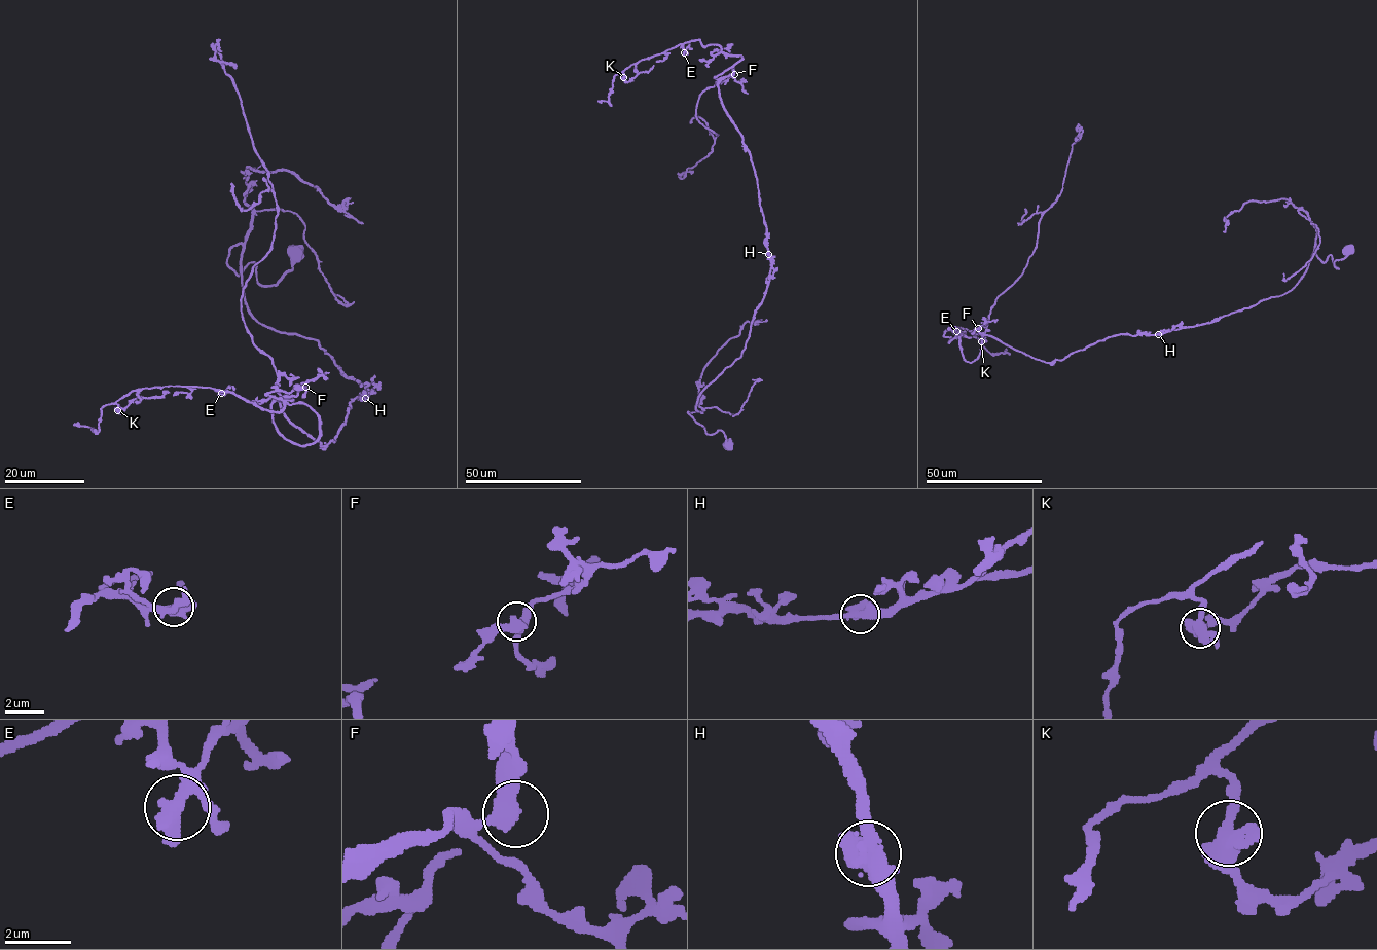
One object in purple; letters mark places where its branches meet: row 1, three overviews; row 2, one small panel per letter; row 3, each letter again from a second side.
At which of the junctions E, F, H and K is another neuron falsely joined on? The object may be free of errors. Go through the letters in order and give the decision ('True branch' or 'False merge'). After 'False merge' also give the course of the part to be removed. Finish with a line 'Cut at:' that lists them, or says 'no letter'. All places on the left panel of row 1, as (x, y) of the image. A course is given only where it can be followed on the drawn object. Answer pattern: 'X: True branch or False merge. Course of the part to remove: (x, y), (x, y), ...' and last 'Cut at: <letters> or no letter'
E: True branch
F: True branch
H: True branch
K: True branch
Cut at: no letter

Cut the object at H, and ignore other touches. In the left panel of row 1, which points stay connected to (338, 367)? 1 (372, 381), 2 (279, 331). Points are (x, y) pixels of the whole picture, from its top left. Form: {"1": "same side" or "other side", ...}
{"1": "same side", "2": "same side"}

